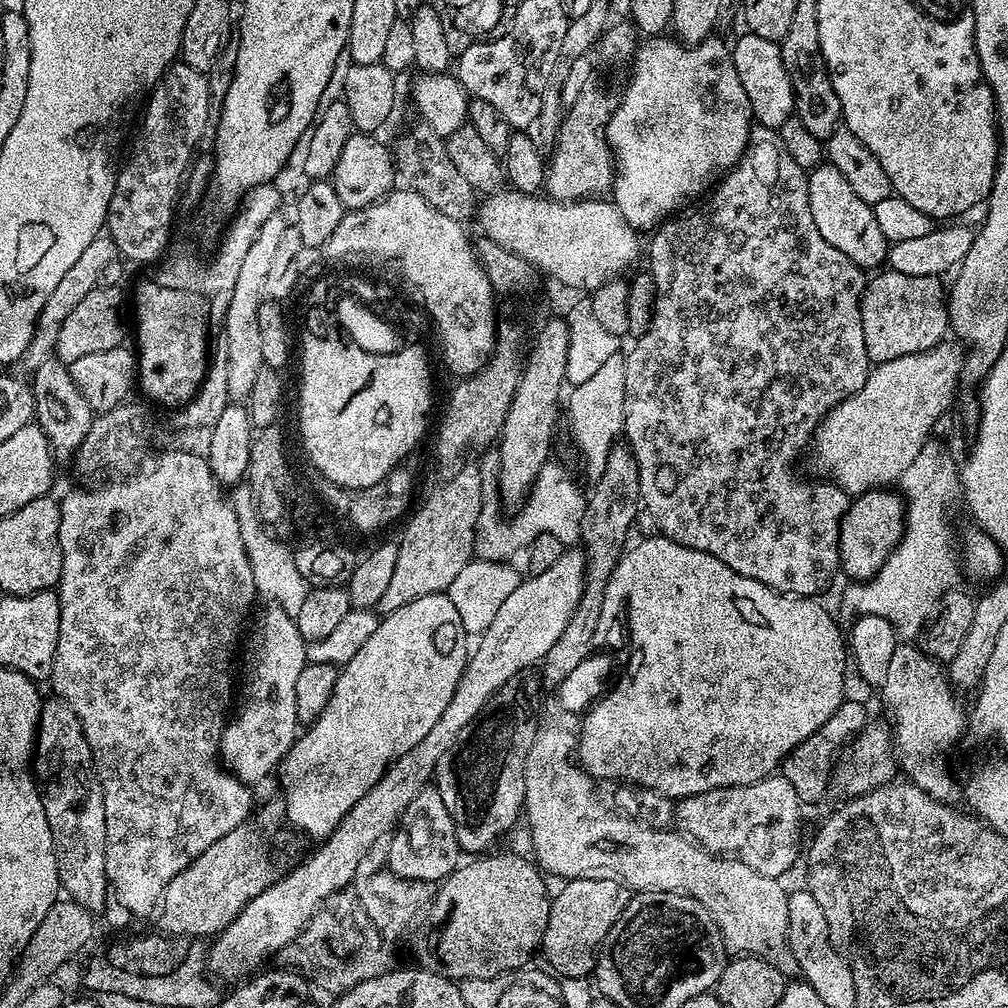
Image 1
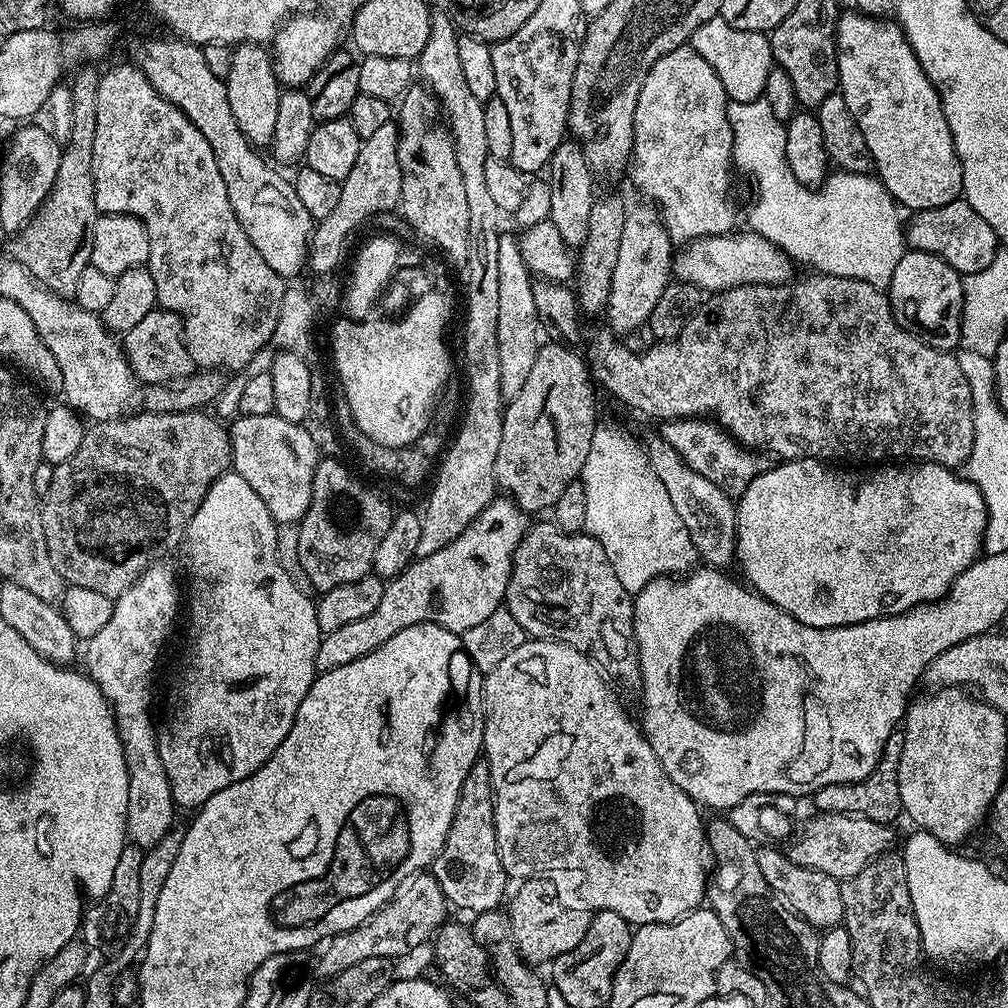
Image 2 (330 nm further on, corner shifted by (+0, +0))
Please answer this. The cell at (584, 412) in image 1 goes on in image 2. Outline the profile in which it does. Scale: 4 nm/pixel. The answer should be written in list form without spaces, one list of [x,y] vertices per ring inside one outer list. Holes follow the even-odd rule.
[[[601,423],[597,426],[594,438],[590,438],[590,454],[586,454],[586,462],[578,480],[586,490],[584,532],[593,536],[602,550],[606,550],[606,558],[610,558],[610,566],[614,566],[618,582],[622,582],[628,592],[641,592],[651,580],[659,576],[684,574],[697,567],[696,547],[694,542],[690,542],[690,534],[686,526],[682,526],[682,518],[678,518],[670,502],[670,494],[666,494],[666,486],[662,486],[658,474],[654,474],[647,451],[626,429],[616,424]]]

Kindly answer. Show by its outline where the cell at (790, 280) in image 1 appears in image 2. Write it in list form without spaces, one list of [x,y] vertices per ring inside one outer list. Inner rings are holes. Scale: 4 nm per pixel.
[[[689,418],[687,420],[669,420],[663,425],[662,435],[674,450],[690,466],[690,470],[698,470],[702,478],[710,478],[714,486],[727,492],[733,498],[739,498],[750,486],[754,477],[770,466],[767,455],[757,454],[736,443],[719,424],[708,418]]]

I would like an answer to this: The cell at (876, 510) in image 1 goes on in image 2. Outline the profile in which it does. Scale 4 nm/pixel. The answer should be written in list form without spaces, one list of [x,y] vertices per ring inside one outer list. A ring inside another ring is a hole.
[[[786,460],[777,463],[775,466],[769,466],[765,472],[761,472],[759,476],[754,477],[750,482],[750,486],[746,486],[746,490],[735,501],[736,505],[736,559],[735,563],[740,564],[739,575],[746,581],[747,587],[758,595],[769,600],[774,606],[778,606],[786,614],[793,616],[798,622],[802,622],[806,626],[814,626],[815,628],[837,628],[838,626],[846,626],[847,624],[857,624],[858,622],[866,622],[873,620],[879,616],[897,616],[911,608],[917,608],[920,604],[931,604],[933,600],[940,600],[948,594],[948,588],[958,578],[958,574],[962,574],[962,570],[966,570],[981,555],[984,546],[984,531],[986,530],[986,502],[982,498],[982,494],[978,490],[978,486],[974,486],[966,478],[961,478],[953,469],[948,468],[944,464],[930,464],[927,462],[888,462],[883,466],[872,466],[869,472],[847,472],[847,467],[833,466],[831,463],[823,460]]]

